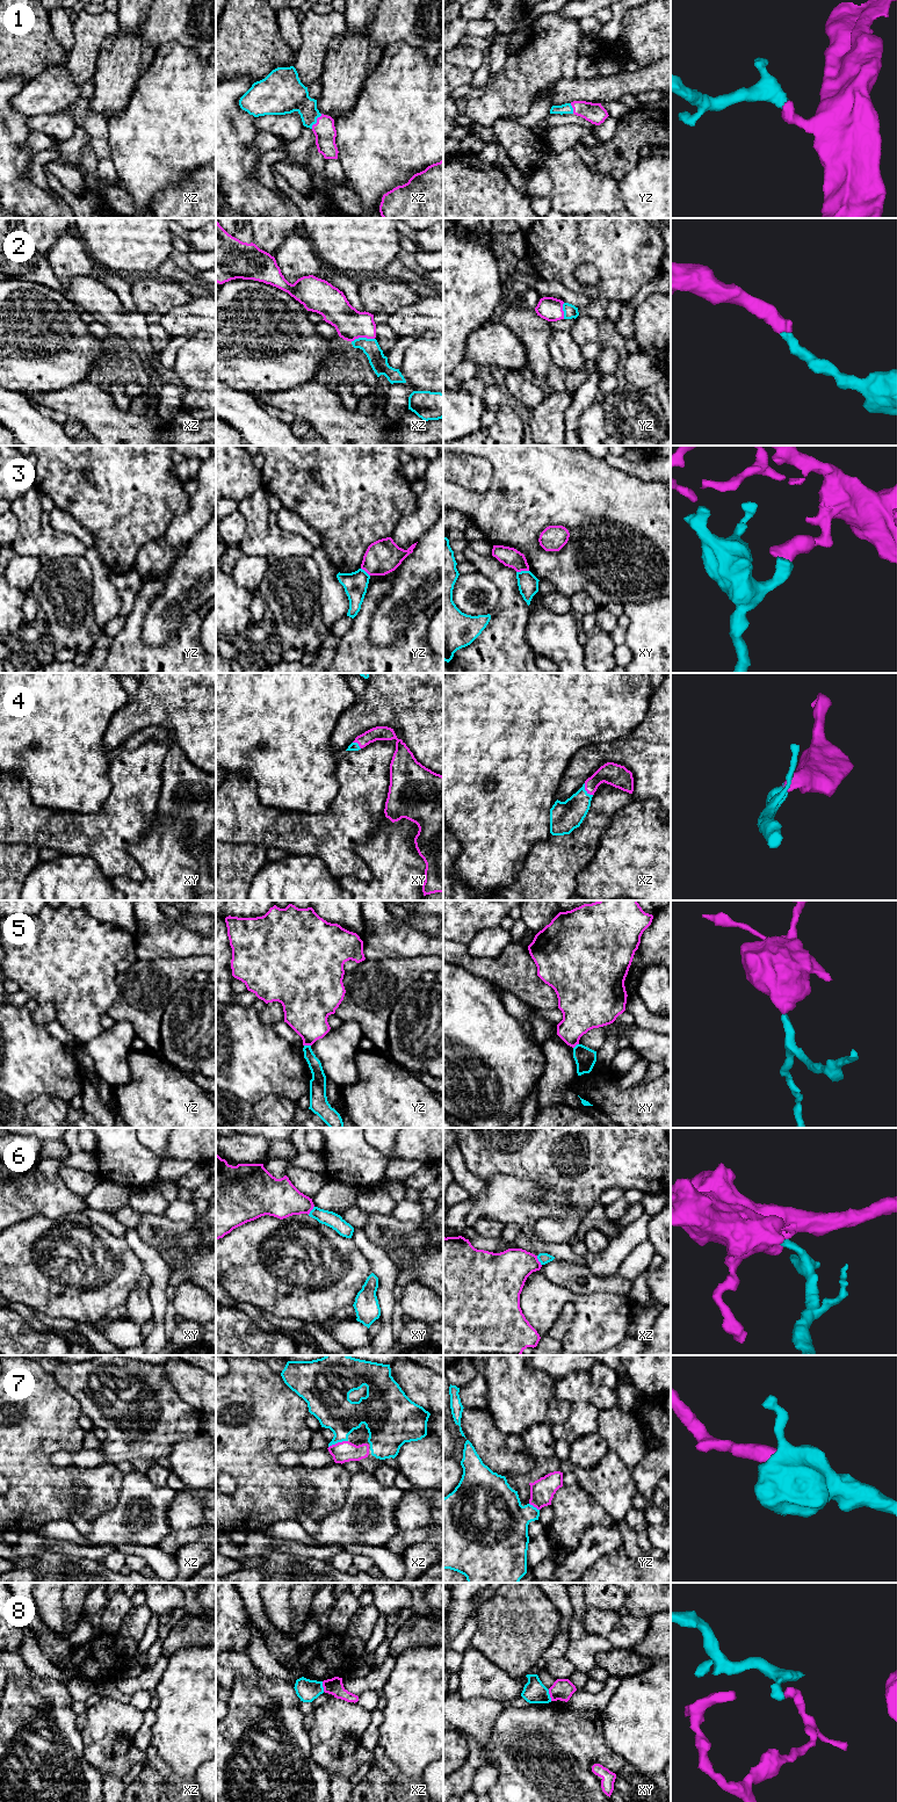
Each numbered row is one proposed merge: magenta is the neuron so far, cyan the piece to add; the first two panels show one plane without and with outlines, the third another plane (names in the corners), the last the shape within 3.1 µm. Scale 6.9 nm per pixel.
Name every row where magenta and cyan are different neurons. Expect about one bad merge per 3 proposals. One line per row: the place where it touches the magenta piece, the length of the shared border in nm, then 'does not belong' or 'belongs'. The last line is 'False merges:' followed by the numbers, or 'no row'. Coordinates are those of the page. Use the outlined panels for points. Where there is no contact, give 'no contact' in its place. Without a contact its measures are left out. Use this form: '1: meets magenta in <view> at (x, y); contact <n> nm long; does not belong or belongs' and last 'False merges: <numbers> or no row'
1: meets magenta in xz at (317, 121); contact 130 nm long; belongs
2: meets magenta in xz at (362, 337); contact 170 nm long; belongs
3: meets magenta in xy at (522, 570); contact 90 nm long; does not belong
4: meets magenta in xz at (586, 790); contact 110 nm long; belongs
5: meets magenta in yz at (308, 1044); contact 50 nm long; does not belong
6: meets magenta in xz at (537, 1260); contact 80 nm long; does not belong
7: meets magenta in xz at (338, 1442); contact 140 nm long; belongs
8: meets magenta in xy at (550, 1695); contact 80 nm long; does not belong
False merges: 3, 5, 6, 8

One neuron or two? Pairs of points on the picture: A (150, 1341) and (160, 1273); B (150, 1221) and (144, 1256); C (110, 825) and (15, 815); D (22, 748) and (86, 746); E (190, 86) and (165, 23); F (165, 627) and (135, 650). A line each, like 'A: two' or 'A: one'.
A: one
B: two
C: one
D: one
E: two
F: two

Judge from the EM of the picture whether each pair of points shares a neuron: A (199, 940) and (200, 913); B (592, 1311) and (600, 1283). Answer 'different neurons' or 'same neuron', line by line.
A: same neuron
B: different neurons

